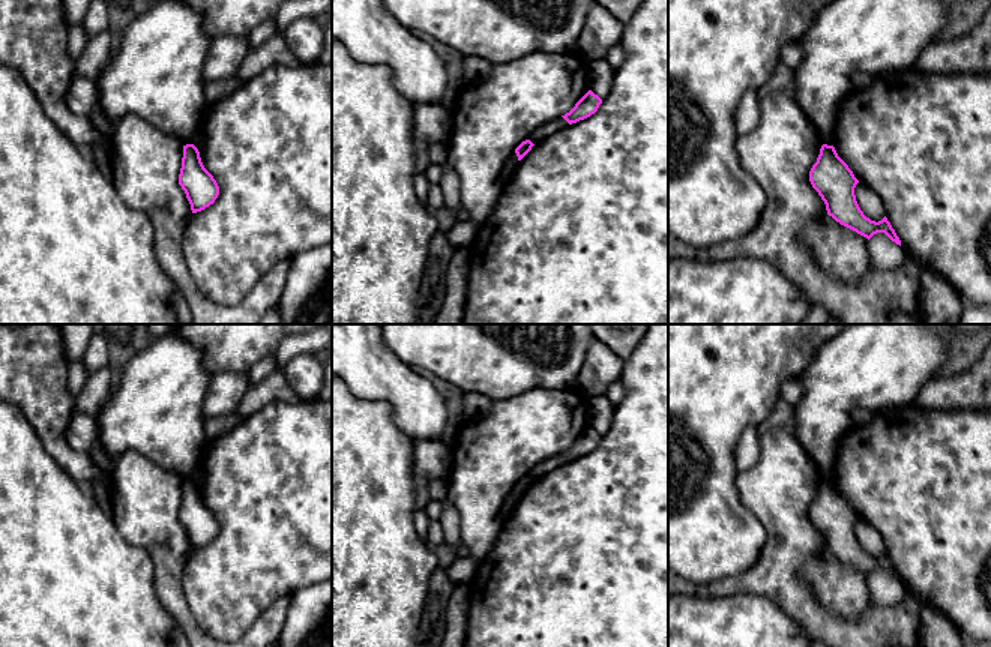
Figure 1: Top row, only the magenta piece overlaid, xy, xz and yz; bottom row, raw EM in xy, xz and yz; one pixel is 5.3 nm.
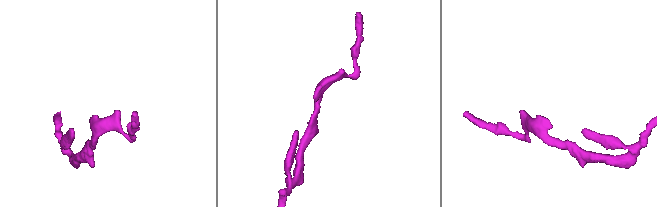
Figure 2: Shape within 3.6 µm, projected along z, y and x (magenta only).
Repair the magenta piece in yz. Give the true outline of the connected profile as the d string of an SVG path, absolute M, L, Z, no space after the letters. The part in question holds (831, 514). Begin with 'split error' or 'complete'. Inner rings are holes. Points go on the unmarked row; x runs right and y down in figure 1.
complete | M821 482L817 498L809 507L809 518L824 537L827 551L836 558L868 576L877 569L884 569L892 578L901 582L901 576L886 552L875 558L863 551L854 531L859 516L838 492L833 482Z

